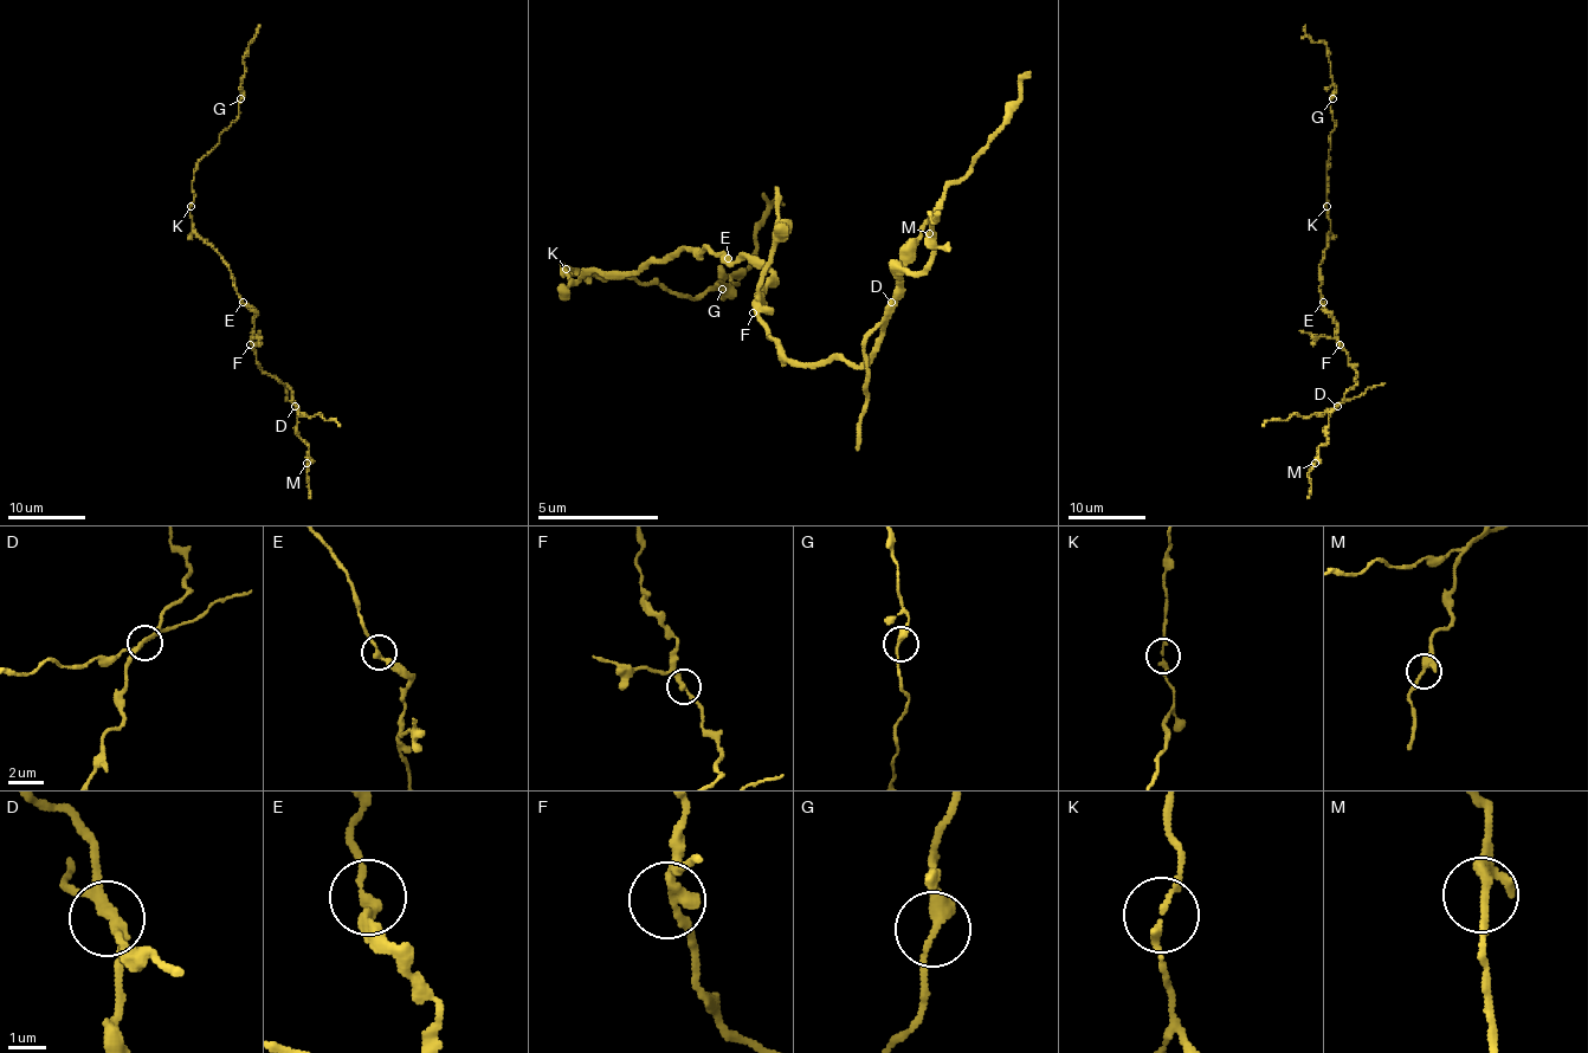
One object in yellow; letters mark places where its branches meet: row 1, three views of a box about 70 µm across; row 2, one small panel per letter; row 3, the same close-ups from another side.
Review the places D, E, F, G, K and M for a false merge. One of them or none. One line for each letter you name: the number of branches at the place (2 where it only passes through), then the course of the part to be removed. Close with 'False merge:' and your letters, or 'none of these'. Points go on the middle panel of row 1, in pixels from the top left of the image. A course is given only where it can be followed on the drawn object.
D: Branches: 3. Course of the part to remove: (892, 301), (929, 215), (989, 142), (1032, 70)
False merge: D

